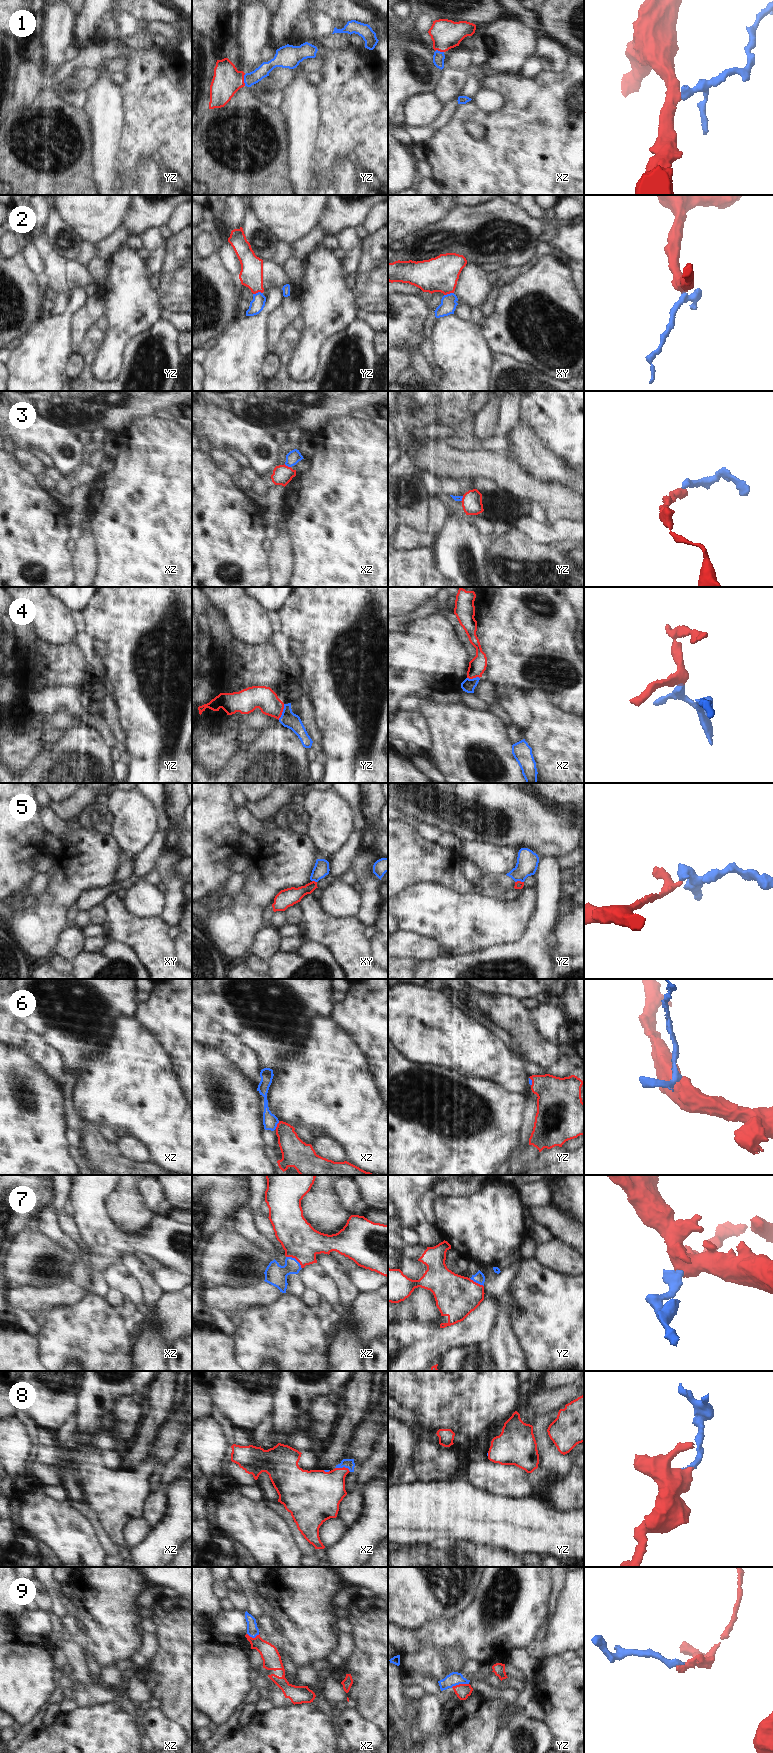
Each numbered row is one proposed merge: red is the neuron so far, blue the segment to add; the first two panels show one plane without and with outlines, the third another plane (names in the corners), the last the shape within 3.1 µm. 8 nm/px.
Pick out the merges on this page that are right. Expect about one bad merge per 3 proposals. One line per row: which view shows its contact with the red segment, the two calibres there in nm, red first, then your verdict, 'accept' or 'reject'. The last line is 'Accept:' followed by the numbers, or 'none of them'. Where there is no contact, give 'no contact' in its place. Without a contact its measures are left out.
1: contact in yz; calibres 240 and 100 nm; accept
2: contact in yz; calibres 190 and 110 nm; accept
3: contact in xz; calibres 160 and 110 nm; reject
4: contact in yz; calibres 190 and 130 nm; reject
5: contact in yz; calibres 60 and 180 nm; reject
6: contact in xz; calibres 220 and 120 nm; accept
7: contact in xz; calibres 300 and 170 nm; accept
8: contact in xz; calibres 320 and 80 nm; accept
9: contact in yz; calibres 120 and 110 nm; reject
Accept: 1, 2, 6, 7, 8

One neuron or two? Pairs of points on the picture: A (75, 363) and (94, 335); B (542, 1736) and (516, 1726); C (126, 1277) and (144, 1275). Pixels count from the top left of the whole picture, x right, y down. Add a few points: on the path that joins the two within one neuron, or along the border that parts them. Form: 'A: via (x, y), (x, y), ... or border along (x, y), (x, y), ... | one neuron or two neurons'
A: border along (79, 353), (84, 366), (76, 378) | two neurons
B: via (536, 1736), (531, 1736), (522, 1727) | one neuron
C: border along (120, 1263), (138, 1280), (143, 1298) | two neurons

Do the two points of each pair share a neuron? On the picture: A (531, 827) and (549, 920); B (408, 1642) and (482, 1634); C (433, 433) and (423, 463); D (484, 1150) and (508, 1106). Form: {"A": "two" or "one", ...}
{"A": "two", "B": "two", "C": "two", "D": "one"}

